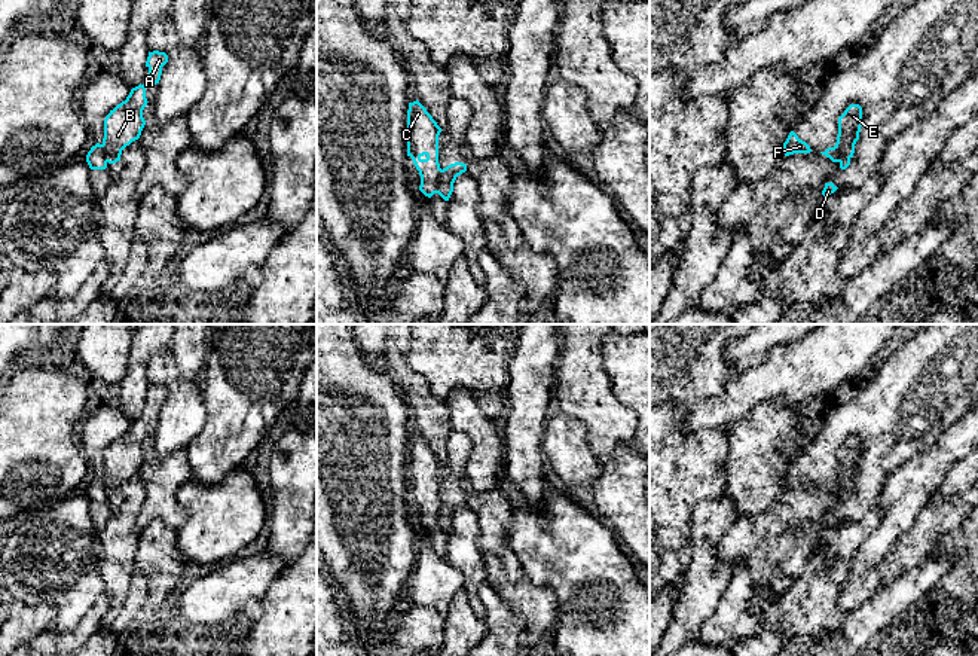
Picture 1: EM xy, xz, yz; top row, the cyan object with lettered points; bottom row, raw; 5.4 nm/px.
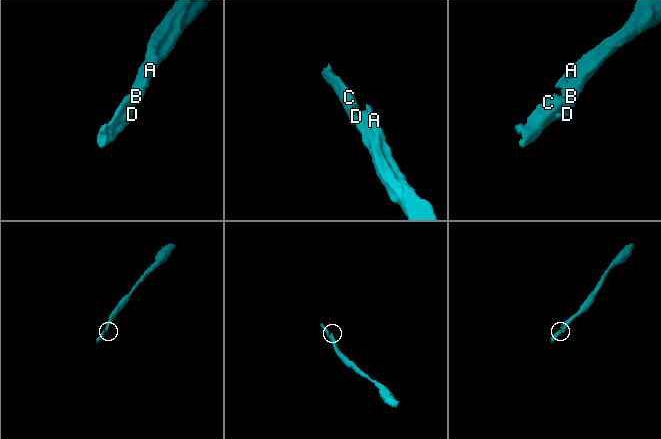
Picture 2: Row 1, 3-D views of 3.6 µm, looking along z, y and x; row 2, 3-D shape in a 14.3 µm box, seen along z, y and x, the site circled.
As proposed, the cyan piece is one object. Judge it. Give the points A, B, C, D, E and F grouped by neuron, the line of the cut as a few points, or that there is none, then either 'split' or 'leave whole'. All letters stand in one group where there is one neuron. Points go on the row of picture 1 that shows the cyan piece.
A B E / C D F | xz (442, 170), (436, 192) | split

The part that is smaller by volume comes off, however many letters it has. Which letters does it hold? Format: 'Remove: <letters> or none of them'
Remove: C, D, F

